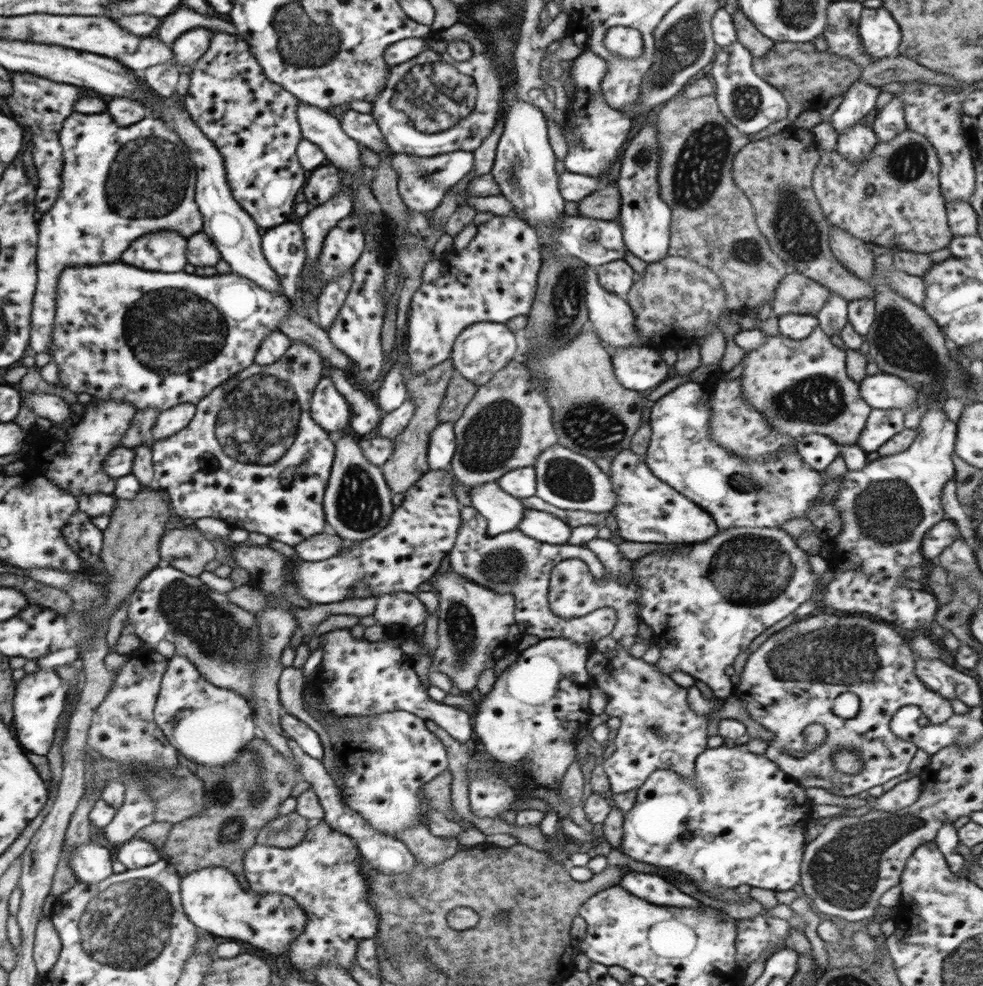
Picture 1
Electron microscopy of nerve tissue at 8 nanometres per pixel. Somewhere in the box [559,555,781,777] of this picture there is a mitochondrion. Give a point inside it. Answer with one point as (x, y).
(657, 731)

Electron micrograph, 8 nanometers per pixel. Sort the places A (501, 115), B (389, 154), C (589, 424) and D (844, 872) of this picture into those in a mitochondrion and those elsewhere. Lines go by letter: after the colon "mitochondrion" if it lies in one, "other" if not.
A: other
B: other
C: mitochondrion
D: mitochondrion

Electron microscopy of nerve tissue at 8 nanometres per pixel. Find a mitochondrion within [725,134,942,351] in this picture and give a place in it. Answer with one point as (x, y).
(800, 234)

